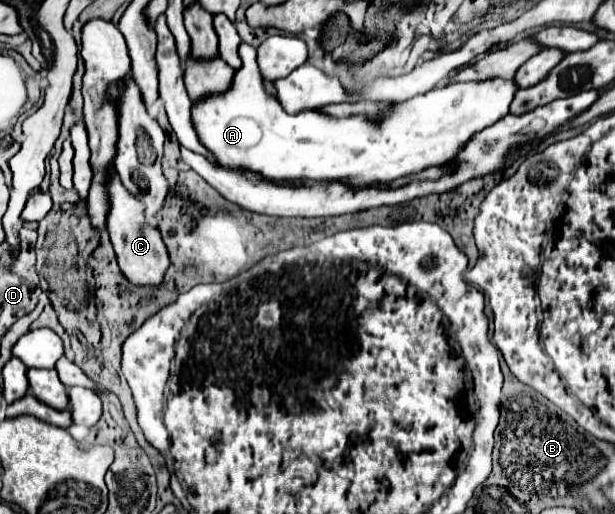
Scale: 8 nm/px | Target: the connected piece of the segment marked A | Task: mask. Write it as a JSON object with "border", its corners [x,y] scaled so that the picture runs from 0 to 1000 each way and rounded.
{"border":[[[393,82],[387,109],[393,128],[380,140],[377,163],[361,183],[341,183],[341,191],[328,191],[312,202],[312,233],[319,241],[319,261],[325,265],[325,280],[358,315],[377,327],[403,327],[423,335],[429,346],[439,350],[559,350],[572,362],[598,362],[605,350],[644,350],[650,342],[686,335],[689,327],[722,319],[735,311],[754,276],[771,261],[780,257],[816,226],[826,222],[829,202],[836,195],[839,175],[846,167],[829,152],[793,152],[780,160],[732,160],[722,171],[699,175],[696,183],[667,191],[660,198],[644,202],[634,218],[621,226],[618,237],[598,237],[592,226],[569,226],[569,230],[540,230],[517,218],[485,218],[468,222],[455,210],[452,195],[433,179],[429,156],[420,140],[416,125],[416,93]]]}

